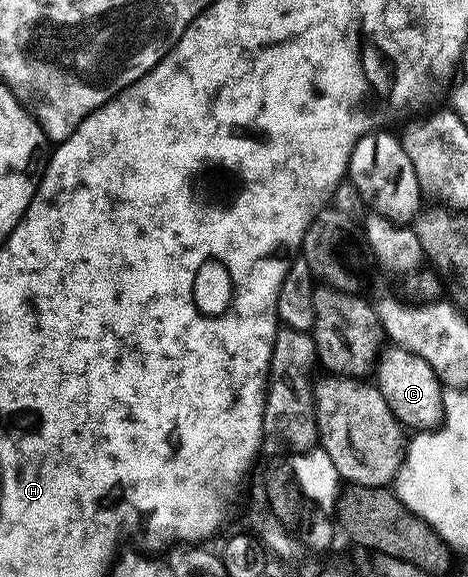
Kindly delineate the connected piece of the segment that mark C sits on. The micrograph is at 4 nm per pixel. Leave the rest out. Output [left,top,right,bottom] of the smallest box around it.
[376,347,444,430]

